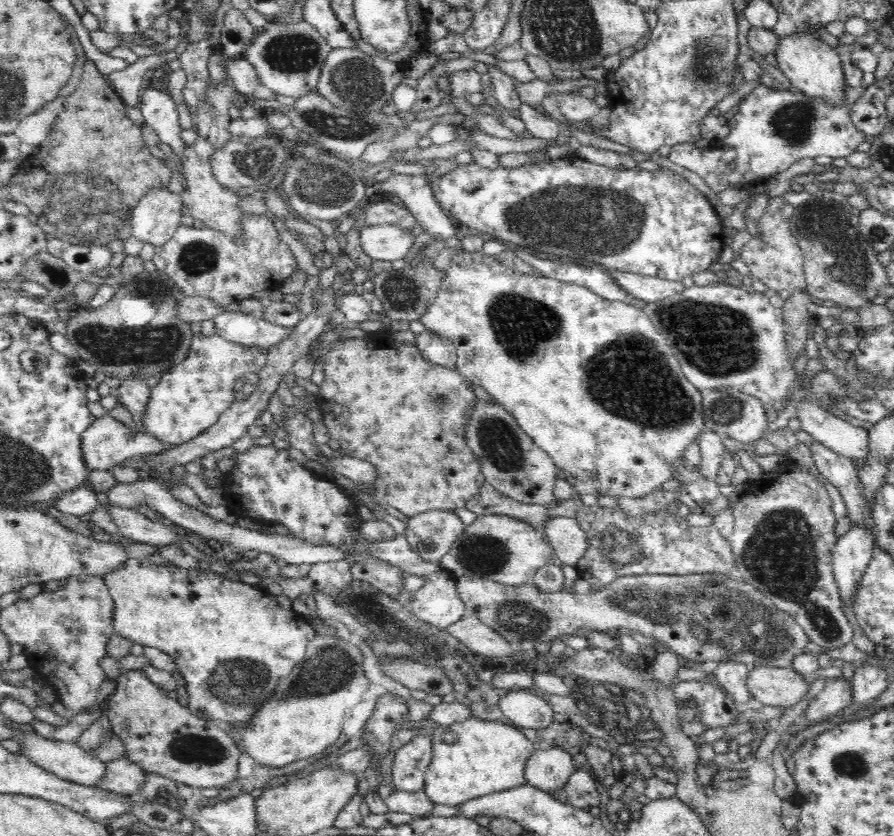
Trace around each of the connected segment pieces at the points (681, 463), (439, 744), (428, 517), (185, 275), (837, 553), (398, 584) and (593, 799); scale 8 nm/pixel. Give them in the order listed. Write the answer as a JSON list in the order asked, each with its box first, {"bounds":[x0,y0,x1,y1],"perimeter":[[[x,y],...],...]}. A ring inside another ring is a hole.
[{"bounds":[671,440,720,511],"perimeter":[[[693,440],[686,445],[677,464],[671,470],[671,478],[680,484],[678,490],[673,493],[692,511],[702,510],[720,494],[714,480],[706,480],[698,474],[697,466],[700,461],[700,445],[697,440]]]},{"bounds":[425,717,535,806],"perimeter":[[[470,717],[462,722],[439,726],[431,737],[432,761],[426,774],[425,794],[435,805],[458,806],[465,800],[511,790],[527,783],[528,758],[535,754],[534,744],[514,724]]]},{"bounds":[405,510,464,564],"perimeter":[[[436,510],[409,518],[405,535],[412,553],[422,561],[439,564],[464,530],[453,511]]]},{"bounds":[155,212,299,311],"perimeter":[[[242,212],[239,226],[239,235],[232,237],[212,227],[181,224],[168,242],[155,246],[156,271],[168,277],[182,297],[210,299],[222,311],[236,310],[238,302],[252,299],[257,292],[279,289],[285,280],[299,271],[292,250],[282,241],[268,217]]]},{"bounds":[833,522,876,608],"perimeter":[[[852,522],[849,529],[838,537],[833,551],[834,576],[841,600],[846,602],[848,608],[851,608],[851,596],[857,580],[873,559],[876,535],[875,525],[868,527]]]},{"bounds":[351,559,404,598],"perimeter":[[[377,559],[352,562],[351,573],[356,581],[374,585],[378,590],[396,598],[404,589],[402,570]]]},{"bounds":[552,769,600,810],"perimeter":[[[578,769],[575,774],[572,774],[570,781],[561,792],[554,793],[552,797],[585,810],[590,810],[592,805],[600,804],[596,778],[590,776],[586,771]]]}]

